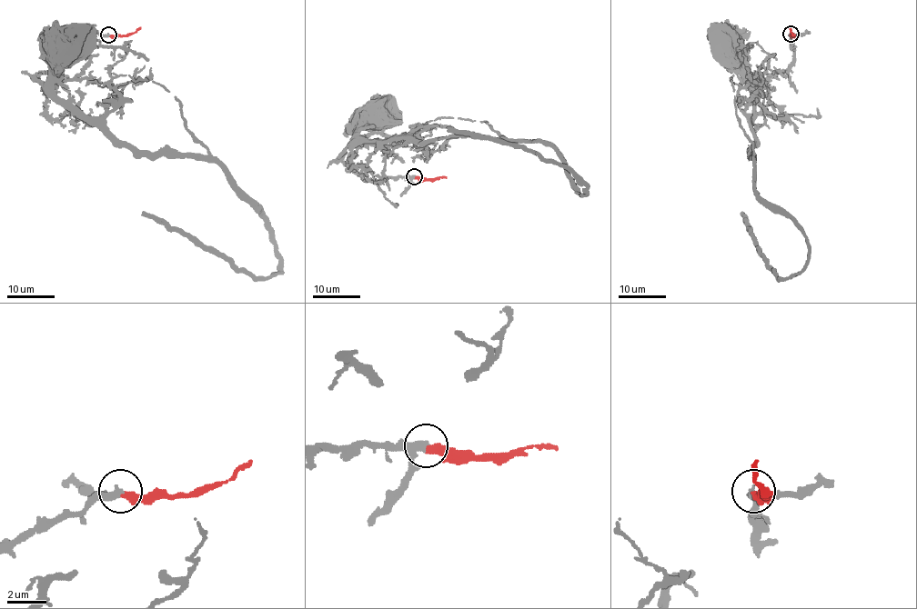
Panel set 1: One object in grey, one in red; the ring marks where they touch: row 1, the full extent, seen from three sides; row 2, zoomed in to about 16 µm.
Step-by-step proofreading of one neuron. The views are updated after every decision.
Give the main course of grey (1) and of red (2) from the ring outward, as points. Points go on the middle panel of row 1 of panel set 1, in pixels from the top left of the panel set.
1: (414, 176), (365, 180), (341, 157), (341, 153), (366, 114), (369, 110), (377, 116)
2: (414, 176), (446, 177)

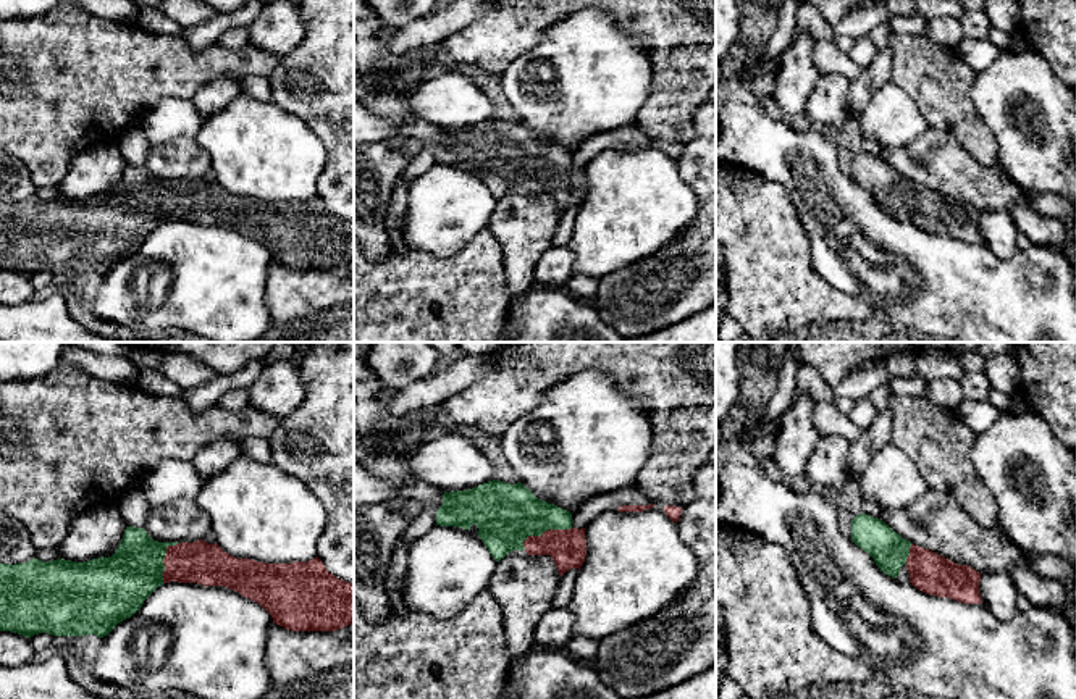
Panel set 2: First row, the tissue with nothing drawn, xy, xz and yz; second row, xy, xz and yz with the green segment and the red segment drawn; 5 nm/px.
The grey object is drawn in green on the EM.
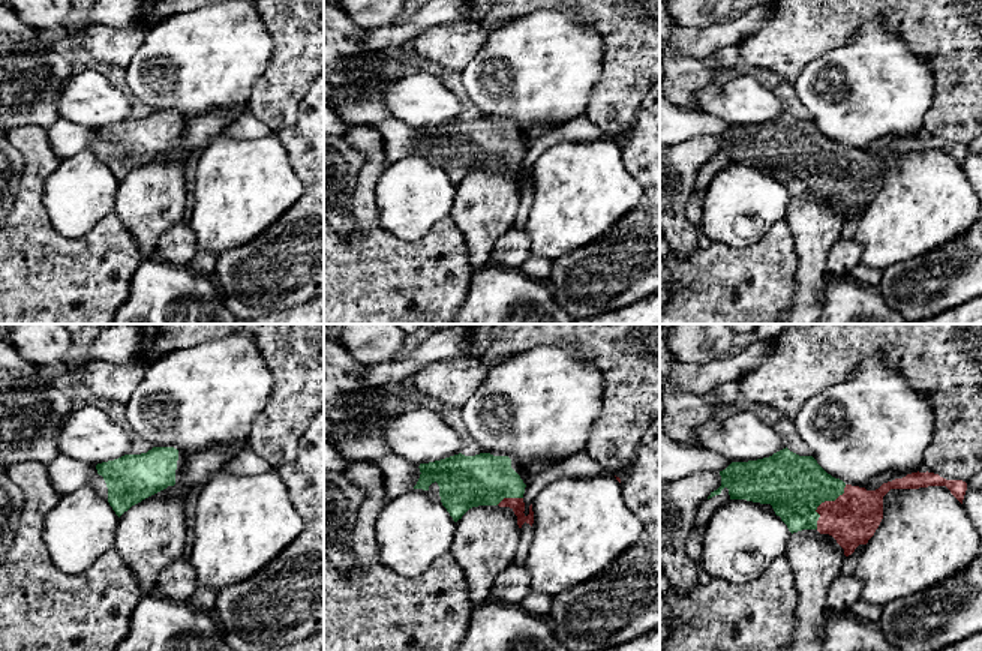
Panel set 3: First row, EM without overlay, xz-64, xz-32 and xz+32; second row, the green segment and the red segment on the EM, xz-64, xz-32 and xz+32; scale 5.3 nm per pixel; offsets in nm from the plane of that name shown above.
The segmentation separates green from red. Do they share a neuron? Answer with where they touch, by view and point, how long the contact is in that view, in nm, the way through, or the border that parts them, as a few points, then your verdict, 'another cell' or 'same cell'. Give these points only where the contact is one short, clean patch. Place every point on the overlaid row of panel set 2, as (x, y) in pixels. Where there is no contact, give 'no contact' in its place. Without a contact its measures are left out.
meets green in xz at (545, 530); contact 260 nm long; same cell

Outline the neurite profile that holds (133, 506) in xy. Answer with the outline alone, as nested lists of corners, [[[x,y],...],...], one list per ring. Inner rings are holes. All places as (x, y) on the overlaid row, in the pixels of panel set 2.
[[[141,488],[123,492],[115,504],[128,526],[144,528],[150,504]]]

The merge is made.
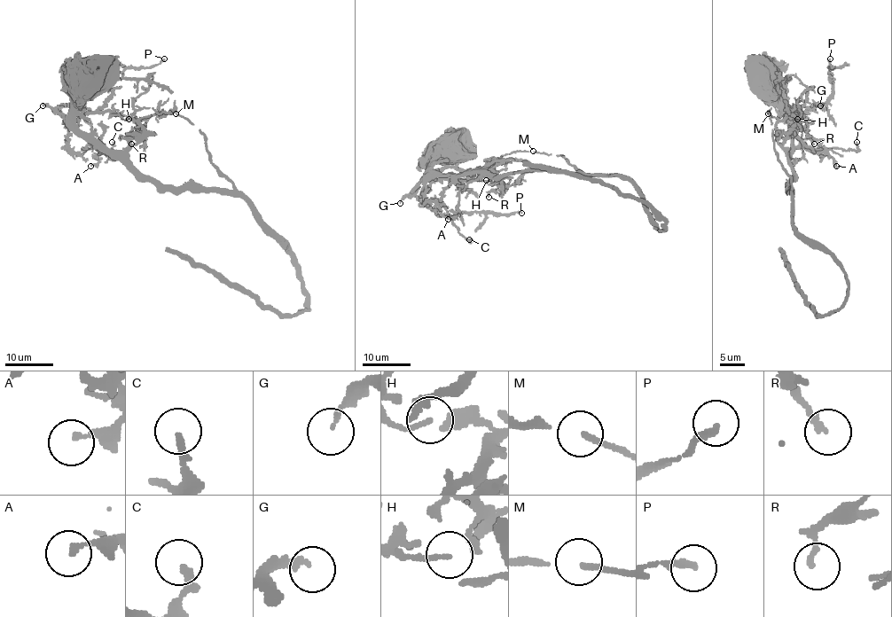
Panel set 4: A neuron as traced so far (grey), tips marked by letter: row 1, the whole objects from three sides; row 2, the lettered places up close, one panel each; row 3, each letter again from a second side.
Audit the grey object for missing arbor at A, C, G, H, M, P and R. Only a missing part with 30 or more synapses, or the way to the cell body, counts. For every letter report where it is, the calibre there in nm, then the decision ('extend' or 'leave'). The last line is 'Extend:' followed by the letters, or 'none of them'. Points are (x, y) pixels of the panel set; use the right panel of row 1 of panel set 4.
A: (836, 166) | 160 nm | leave
C: (856, 142) | 200 nm | leave
G: (820, 105) | 180 nm | leave
H: (797, 119) | 90 nm | leave
M: (768, 113) | 120 nm | leave
P: (830, 58) | 200 nm | leave
R: (814, 144) | 180 nm | leave
Extend: none of them

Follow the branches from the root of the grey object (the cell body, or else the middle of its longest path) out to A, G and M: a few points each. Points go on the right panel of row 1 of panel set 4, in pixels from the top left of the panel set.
A: (767, 78), (761, 79), (762, 89), (784, 117), (793, 144), (826, 152), (836, 166)
G: (767, 78), (761, 79), (761, 85), (793, 117), (801, 116), (815, 105), (820, 105)
M: (767, 78), (761, 79), (762, 89), (791, 132), (791, 190), (791, 177), (774, 149), (768, 113)

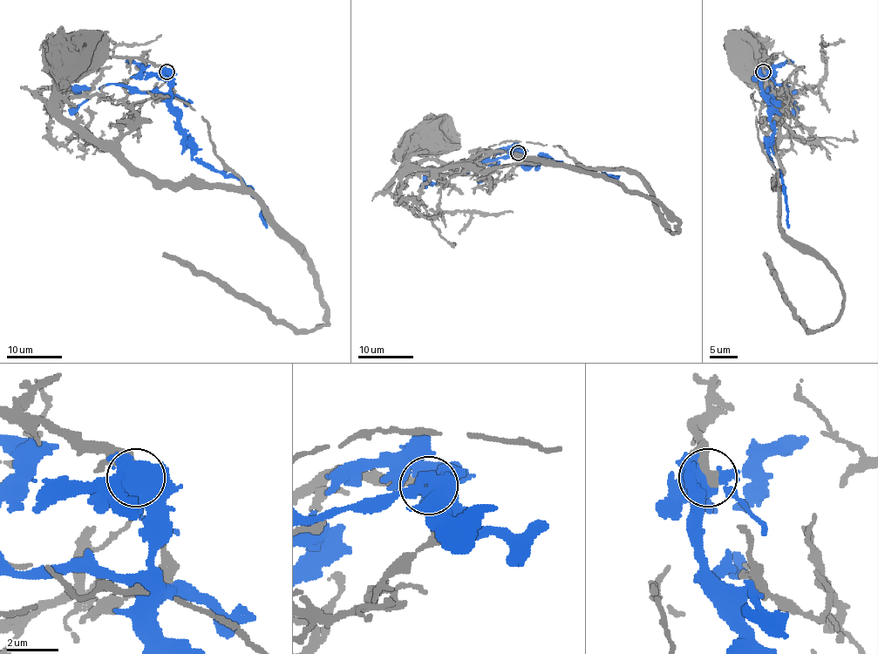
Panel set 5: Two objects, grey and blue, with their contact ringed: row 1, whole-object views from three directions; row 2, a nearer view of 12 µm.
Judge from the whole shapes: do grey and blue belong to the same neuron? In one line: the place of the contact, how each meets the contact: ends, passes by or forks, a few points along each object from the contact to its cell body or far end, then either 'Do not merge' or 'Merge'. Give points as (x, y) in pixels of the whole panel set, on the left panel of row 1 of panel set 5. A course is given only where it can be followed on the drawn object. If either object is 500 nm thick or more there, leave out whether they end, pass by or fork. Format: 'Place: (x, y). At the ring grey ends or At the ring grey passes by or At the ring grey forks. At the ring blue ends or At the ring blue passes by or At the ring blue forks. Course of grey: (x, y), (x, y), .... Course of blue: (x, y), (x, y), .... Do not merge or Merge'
Place: (166, 71). Course of grey: (166, 71), (146, 60), (97, 55), (51, 102), (51, 95), (57, 81), (64, 74), (66, 62), (78, 56). Course of blue: (166, 71), (170, 104), (191, 156), (235, 177), (261, 204), (262, 223), (267, 228). Do not merge

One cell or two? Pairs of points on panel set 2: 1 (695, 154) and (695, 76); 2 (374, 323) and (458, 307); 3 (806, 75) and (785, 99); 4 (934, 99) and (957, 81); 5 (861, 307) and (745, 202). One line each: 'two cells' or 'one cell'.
1: two cells
2: one cell
3: one cell
4: one cell
5: one cell

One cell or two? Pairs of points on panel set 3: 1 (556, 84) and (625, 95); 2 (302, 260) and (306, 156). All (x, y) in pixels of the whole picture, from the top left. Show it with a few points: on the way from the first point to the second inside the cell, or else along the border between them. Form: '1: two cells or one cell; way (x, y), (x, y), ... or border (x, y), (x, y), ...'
1: two cells; border (603, 57), (601, 75), (583, 113)
2: one cell; way (308, 234), (308, 182)

